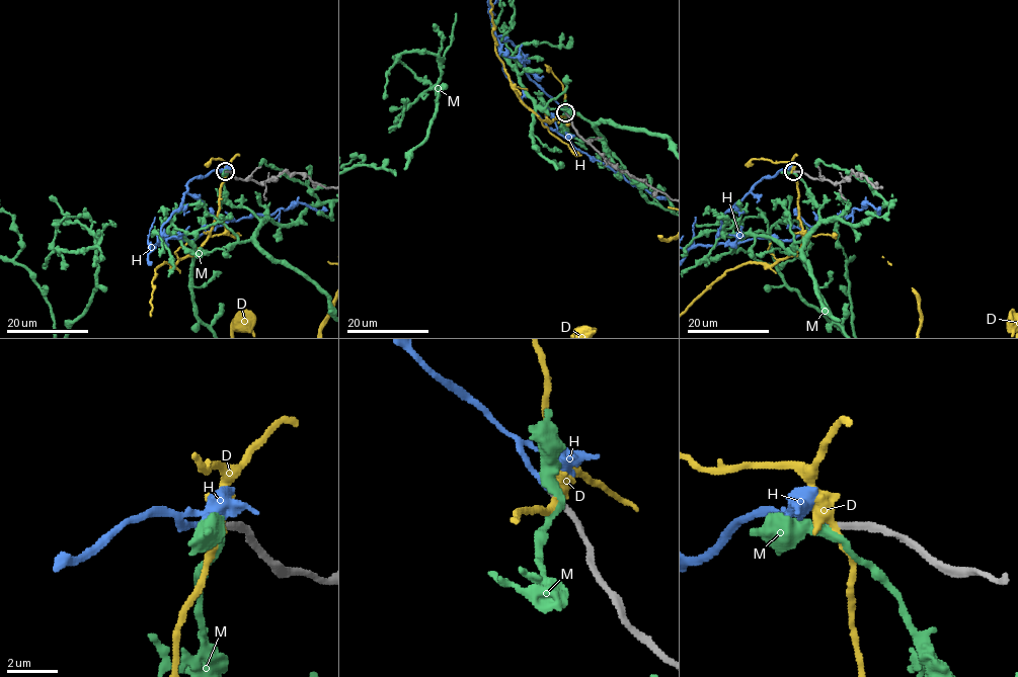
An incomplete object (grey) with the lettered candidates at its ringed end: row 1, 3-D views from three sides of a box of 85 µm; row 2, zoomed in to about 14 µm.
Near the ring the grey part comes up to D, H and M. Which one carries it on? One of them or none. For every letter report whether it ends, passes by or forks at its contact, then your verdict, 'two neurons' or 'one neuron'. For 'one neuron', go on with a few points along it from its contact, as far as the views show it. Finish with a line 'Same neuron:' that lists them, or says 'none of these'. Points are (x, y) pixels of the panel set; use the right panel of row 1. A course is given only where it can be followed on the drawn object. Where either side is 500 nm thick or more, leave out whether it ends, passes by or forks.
D: it passes by; two neurons
H: it ends there; one neuron
M: it passes by; two neurons
Same neuron: H

